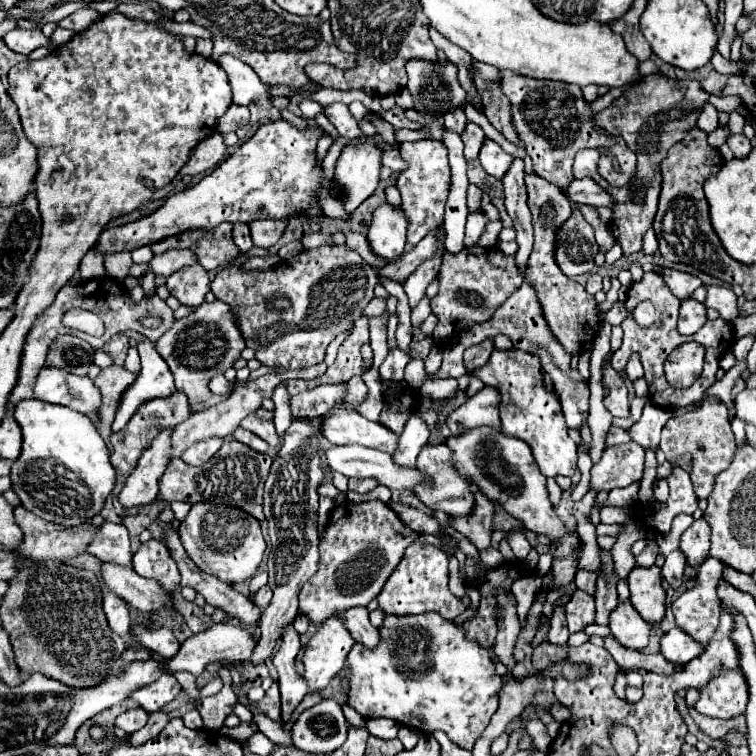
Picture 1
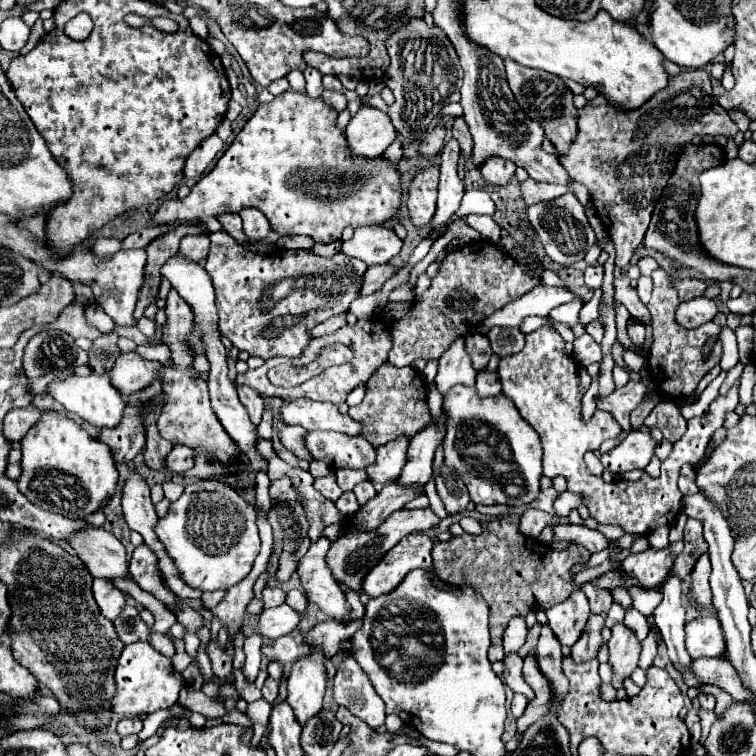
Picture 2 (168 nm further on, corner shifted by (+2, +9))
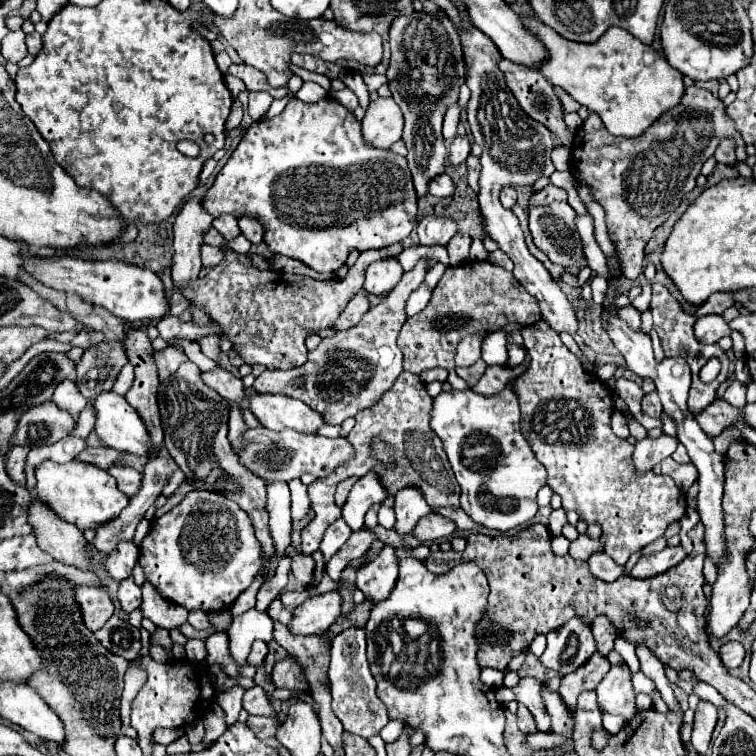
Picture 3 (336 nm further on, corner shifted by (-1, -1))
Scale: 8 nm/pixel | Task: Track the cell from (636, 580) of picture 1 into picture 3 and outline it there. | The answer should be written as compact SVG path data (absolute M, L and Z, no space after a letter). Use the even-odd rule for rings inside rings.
M681 546L665 548L665 550L655 552L655 554L643 554L637 560L637 564L633 566L633 570L629 572L629 576L633 576L633 578L651 578L651 576L657 576L657 574L661 574L661 572L677 566L685 556L687 556L687 552Z

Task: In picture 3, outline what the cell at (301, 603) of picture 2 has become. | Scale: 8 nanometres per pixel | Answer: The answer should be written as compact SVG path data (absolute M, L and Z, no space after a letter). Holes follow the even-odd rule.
M295 590L295 592L283 592L283 594L279 596L279 600L283 602L283 606L285 606L289 612L293 612L293 610L295 610L299 604L303 604L309 596L311 596L309 590Z

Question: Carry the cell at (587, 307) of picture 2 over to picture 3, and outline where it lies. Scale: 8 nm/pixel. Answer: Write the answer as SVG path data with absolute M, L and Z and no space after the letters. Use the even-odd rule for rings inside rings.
M526 355L524 361L513 368L487 366L485 374L483 374L481 380L473 386L473 390L479 392L479 394L487 394L487 396L493 396L493 394L501 392L509 380L514 379L529 367L530 361L529 355Z

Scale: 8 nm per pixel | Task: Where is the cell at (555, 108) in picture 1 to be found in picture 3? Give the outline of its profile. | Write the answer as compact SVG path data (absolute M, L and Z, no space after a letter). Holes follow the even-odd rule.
M505 58L499 60L499 68L503 70L505 82L507 82L509 90L513 92L513 96L517 98L517 102L523 106L523 110L525 110L531 118L535 118L537 122L541 122L543 126L547 126L557 138L561 138L567 148L571 148L571 146L573 146L573 132L567 130L567 126L565 126L565 122L563 122L563 116L565 116L565 114L563 114L561 102L559 102L559 98L555 96L553 86L543 78L543 74L537 72L537 70L525 68L525 66L517 66L517 64L513 64L513 62L505 60Z

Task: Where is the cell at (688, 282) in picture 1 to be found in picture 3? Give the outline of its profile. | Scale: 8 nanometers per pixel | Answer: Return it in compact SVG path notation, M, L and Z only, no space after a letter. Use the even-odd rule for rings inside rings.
M713 294L703 308L697 308L697 316L707 316L707 314L723 314L727 308L731 308L735 304L735 298L731 294Z

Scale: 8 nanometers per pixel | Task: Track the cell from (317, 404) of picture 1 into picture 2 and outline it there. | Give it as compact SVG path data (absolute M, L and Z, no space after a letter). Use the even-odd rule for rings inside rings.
M358 320L356 326L344 326L328 336L320 336L320 338L314 338L310 342L310 346L314 348L322 348L326 344L332 344L332 342L342 342L342 344L348 344L352 350L354 350L354 358L352 362L348 364L342 364L342 366L334 366L334 368L328 368L324 370L322 374L306 380L304 384L300 384L298 388L278 388L278 386L272 386L270 380L268 380L268 370L278 364L280 360L278 358L272 358L268 362L264 362L260 368L256 370L248 370L244 374L238 374L236 380L234 380L234 386L250 386L252 390L256 390L258 394L262 396L276 396L276 398L282 398L282 400L294 400L294 398L310 398L310 400L322 400L322 402L332 402L332 404L342 404L346 402L346 396L362 382L366 382L372 372L388 360L388 352L392 348L392 338L390 338L390 332L388 332L388 326L384 322L378 322L378 320Z

